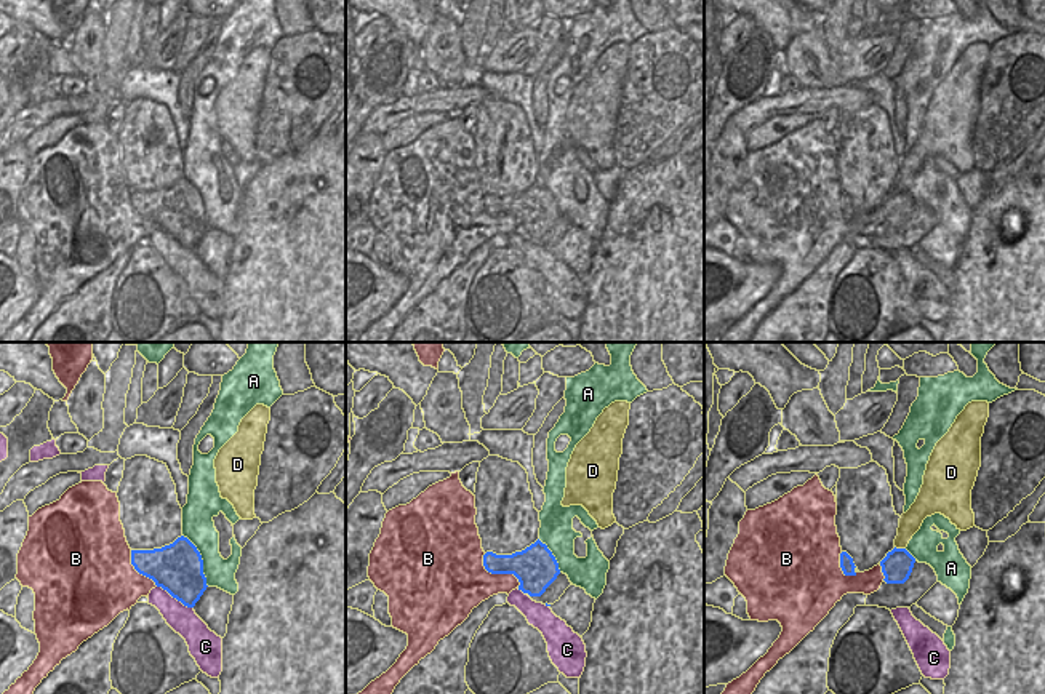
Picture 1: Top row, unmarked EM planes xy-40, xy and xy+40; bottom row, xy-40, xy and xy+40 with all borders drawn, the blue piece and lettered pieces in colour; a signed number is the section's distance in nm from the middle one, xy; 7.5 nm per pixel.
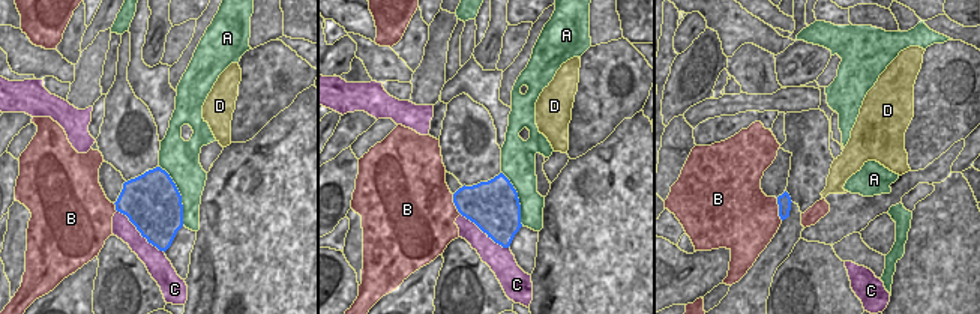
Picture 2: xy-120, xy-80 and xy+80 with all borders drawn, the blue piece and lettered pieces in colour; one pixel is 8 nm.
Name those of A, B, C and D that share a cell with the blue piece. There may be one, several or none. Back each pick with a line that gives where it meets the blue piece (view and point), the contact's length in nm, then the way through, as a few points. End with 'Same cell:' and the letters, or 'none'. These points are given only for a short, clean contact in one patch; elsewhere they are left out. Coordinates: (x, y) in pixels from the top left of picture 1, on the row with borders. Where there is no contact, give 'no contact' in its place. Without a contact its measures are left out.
Same cell: none

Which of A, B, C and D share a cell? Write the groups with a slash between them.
A / B / C / D

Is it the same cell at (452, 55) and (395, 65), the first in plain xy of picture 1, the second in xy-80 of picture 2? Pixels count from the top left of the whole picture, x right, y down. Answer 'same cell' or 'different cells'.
different cells

